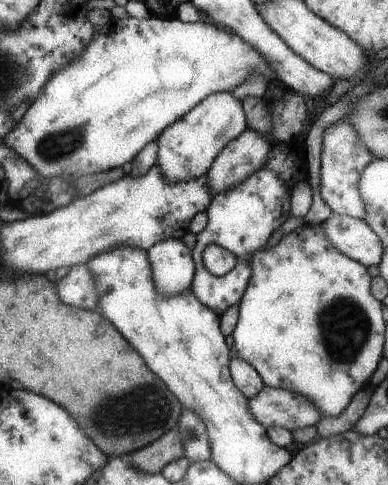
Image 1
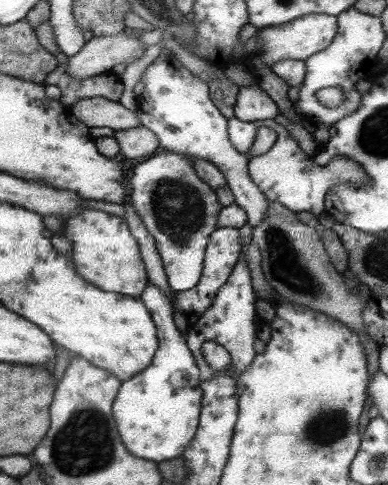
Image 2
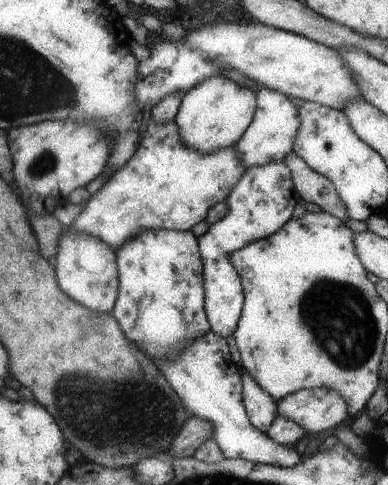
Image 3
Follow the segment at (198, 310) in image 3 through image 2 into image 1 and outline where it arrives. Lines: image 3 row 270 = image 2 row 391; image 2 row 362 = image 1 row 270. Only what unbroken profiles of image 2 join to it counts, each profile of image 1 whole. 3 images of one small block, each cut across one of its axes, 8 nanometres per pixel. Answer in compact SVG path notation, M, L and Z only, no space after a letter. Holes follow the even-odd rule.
M177 238L159 240L147 250L147 260L151 262L151 274L155 290L163 298L177 296L191 288L195 276L195 262L191 250Z

